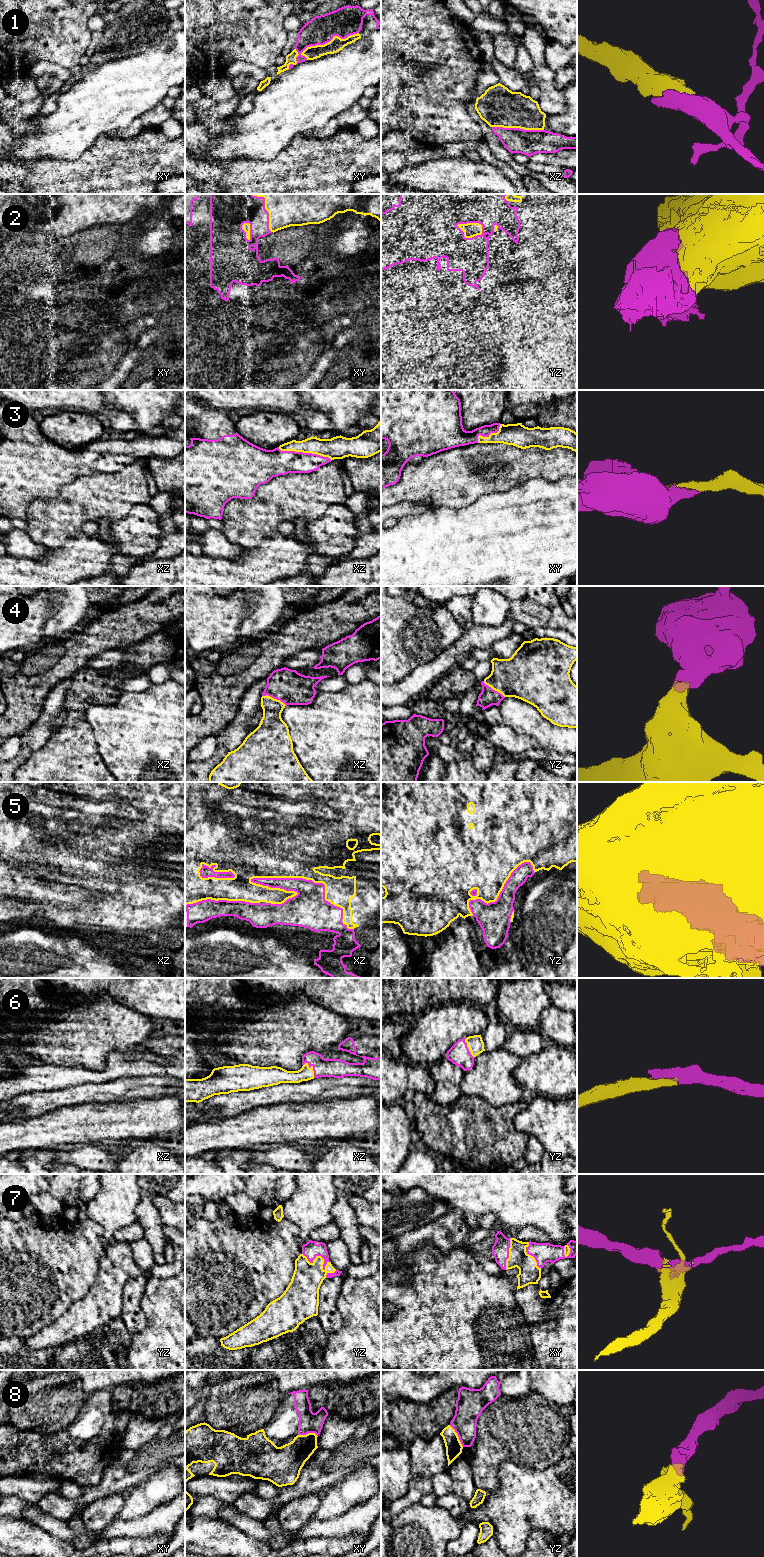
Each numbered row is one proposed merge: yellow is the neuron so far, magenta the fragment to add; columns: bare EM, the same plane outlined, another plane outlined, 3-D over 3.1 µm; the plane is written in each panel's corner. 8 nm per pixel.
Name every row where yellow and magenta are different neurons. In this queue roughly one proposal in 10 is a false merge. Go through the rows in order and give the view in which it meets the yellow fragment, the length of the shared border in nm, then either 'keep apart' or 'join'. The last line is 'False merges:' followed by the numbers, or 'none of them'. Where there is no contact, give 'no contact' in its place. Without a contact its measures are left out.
1: meets yellow in xy; contact 550 nm long; join
2: meets yellow in yz; contact 220 nm long; join
3: meets yellow in xz; contact 440 nm long; join
4: meets yellow in xz; contact 220 nm long; join
5: meets yellow in xz; contact 900 nm long; join
6: meets yellow in xz; contact 150 nm long; join
7: meets yellow in yz; contact 240 nm long; join
8: meets yellow in yz; contact 200 nm long; join
False merges: none of them

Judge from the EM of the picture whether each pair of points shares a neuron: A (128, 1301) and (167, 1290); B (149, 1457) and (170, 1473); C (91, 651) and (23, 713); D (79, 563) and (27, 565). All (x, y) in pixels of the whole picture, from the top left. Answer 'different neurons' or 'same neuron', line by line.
A: different neurons
B: different neurons
C: same neuron
D: same neuron

